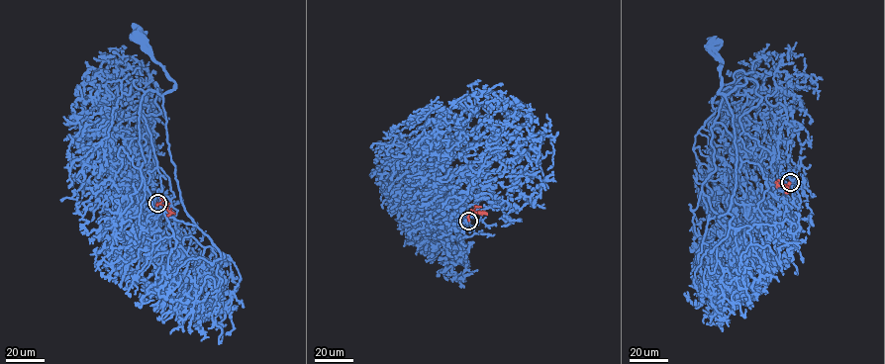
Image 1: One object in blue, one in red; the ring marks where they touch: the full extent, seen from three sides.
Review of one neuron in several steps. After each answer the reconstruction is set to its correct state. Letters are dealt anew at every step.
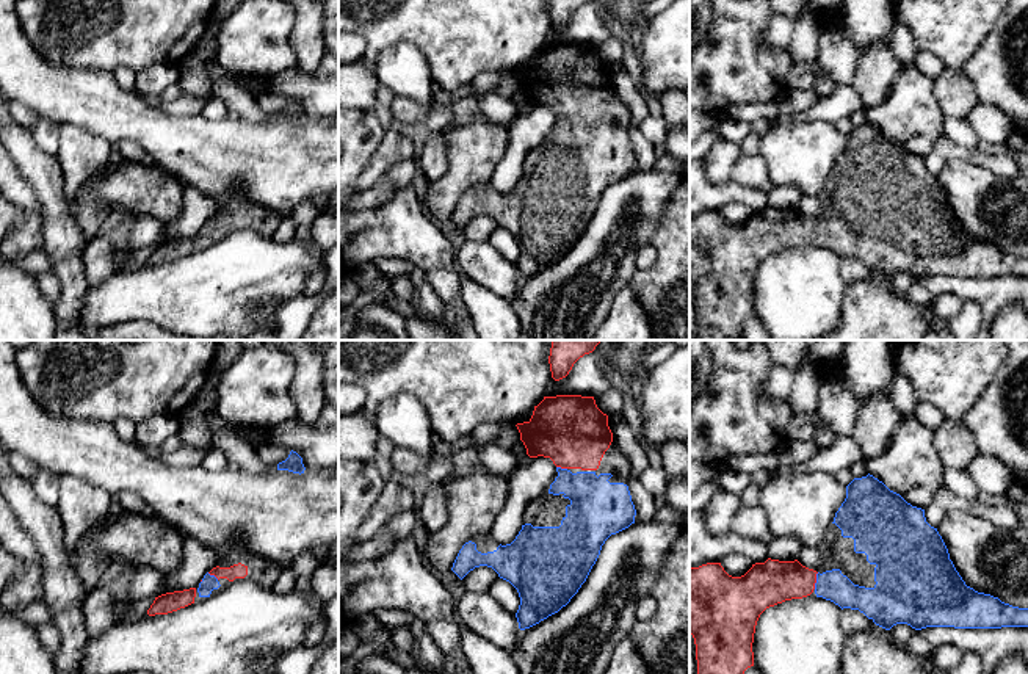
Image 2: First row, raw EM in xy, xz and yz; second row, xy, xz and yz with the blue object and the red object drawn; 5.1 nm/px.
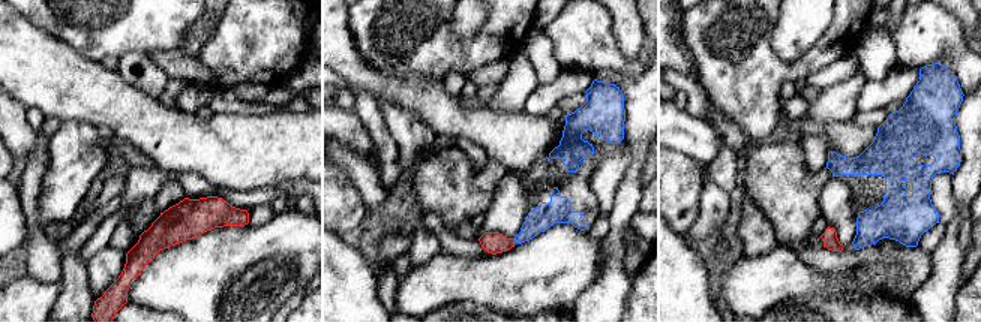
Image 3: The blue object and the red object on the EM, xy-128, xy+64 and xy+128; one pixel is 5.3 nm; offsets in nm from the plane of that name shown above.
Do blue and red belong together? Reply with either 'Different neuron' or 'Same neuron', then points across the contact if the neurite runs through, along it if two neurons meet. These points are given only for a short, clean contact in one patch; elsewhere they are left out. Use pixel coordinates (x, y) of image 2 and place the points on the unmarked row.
Same neuron. Path across: yz (832, 234), (817, 229), (773, 231)

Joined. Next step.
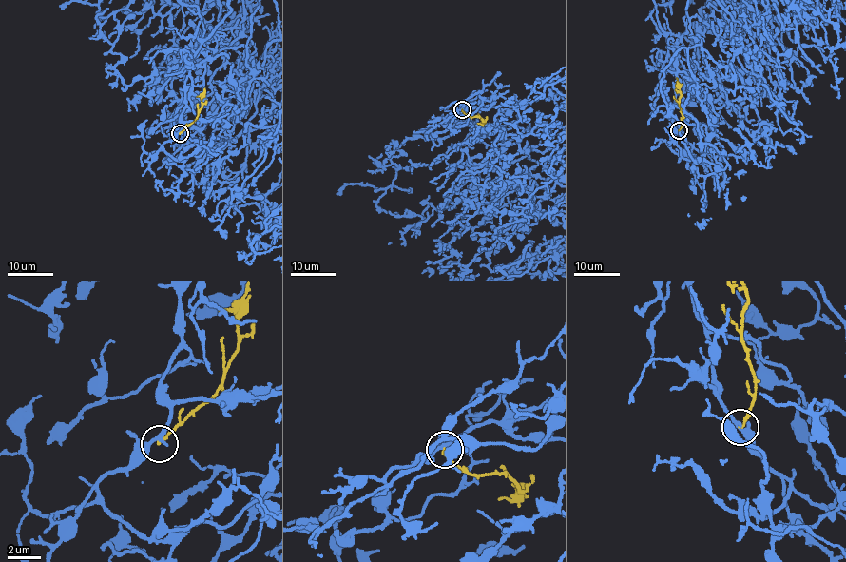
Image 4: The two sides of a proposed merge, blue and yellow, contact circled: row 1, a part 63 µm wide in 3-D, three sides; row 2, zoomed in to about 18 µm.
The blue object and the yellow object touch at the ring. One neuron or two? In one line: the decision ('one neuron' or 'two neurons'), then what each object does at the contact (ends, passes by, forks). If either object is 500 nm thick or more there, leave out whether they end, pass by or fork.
two neurons | blue passes by | yellow ends

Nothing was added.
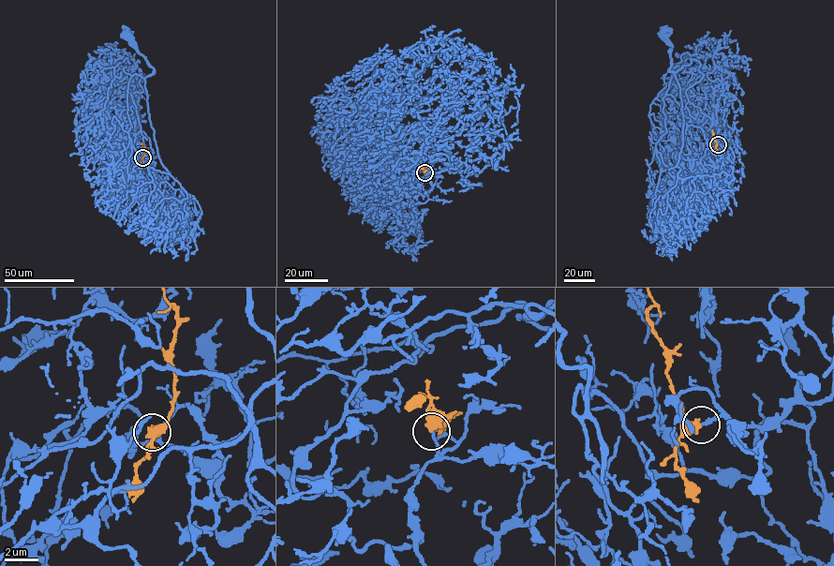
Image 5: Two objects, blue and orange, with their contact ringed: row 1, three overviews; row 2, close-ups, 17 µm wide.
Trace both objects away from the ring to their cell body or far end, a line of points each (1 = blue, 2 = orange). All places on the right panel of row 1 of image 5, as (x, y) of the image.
1: (718, 144), (728, 143), (707, 143), (666, 94), (682, 67), (668, 70), (663, 35)
2: (718, 144), (712, 129)

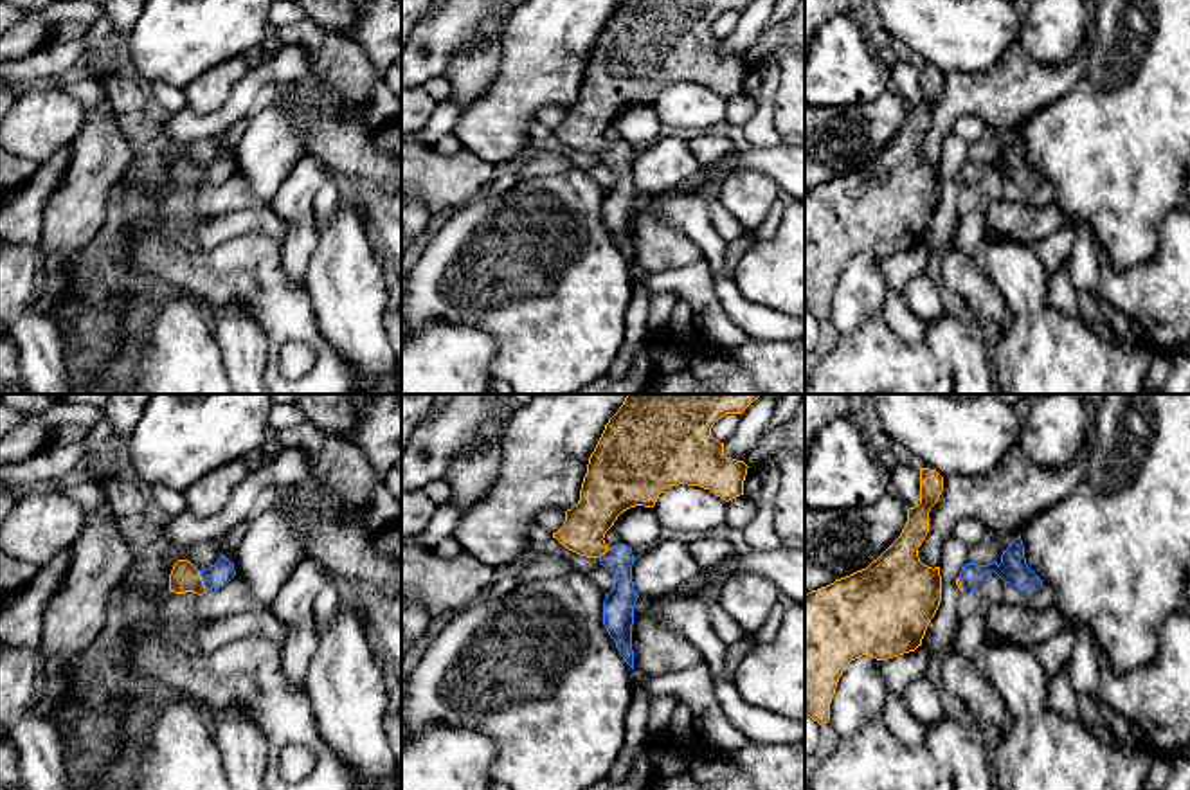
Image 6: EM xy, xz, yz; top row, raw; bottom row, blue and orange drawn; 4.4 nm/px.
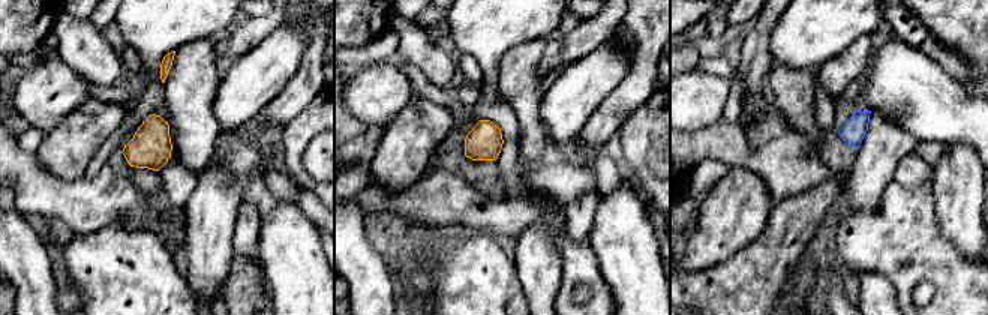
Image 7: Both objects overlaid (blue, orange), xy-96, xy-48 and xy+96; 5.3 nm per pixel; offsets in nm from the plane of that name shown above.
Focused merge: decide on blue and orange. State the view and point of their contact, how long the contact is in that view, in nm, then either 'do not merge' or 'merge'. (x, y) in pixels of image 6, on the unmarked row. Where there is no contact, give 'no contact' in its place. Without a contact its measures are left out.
xy (202, 177) | 90 nm | merge

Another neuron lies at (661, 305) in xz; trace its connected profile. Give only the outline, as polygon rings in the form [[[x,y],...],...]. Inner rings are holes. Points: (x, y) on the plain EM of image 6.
[[[672,292],[654,293],[648,311],[648,337],[659,338],[670,333],[670,319],[677,295]]]

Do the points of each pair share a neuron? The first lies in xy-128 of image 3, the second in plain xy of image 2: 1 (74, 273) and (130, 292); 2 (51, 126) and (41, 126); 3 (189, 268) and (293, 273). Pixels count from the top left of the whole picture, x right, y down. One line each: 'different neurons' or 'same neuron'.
1: different neurons
2: same neuron
3: same neuron

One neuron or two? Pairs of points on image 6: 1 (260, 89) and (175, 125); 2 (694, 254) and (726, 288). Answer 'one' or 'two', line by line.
1: one
2: two

